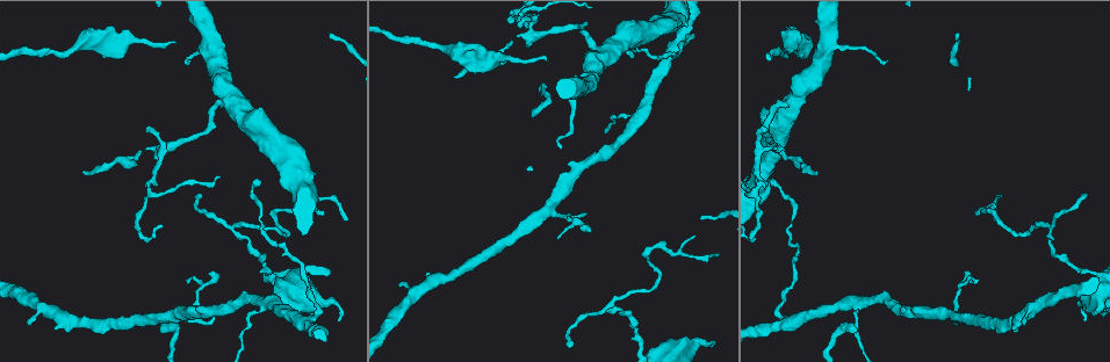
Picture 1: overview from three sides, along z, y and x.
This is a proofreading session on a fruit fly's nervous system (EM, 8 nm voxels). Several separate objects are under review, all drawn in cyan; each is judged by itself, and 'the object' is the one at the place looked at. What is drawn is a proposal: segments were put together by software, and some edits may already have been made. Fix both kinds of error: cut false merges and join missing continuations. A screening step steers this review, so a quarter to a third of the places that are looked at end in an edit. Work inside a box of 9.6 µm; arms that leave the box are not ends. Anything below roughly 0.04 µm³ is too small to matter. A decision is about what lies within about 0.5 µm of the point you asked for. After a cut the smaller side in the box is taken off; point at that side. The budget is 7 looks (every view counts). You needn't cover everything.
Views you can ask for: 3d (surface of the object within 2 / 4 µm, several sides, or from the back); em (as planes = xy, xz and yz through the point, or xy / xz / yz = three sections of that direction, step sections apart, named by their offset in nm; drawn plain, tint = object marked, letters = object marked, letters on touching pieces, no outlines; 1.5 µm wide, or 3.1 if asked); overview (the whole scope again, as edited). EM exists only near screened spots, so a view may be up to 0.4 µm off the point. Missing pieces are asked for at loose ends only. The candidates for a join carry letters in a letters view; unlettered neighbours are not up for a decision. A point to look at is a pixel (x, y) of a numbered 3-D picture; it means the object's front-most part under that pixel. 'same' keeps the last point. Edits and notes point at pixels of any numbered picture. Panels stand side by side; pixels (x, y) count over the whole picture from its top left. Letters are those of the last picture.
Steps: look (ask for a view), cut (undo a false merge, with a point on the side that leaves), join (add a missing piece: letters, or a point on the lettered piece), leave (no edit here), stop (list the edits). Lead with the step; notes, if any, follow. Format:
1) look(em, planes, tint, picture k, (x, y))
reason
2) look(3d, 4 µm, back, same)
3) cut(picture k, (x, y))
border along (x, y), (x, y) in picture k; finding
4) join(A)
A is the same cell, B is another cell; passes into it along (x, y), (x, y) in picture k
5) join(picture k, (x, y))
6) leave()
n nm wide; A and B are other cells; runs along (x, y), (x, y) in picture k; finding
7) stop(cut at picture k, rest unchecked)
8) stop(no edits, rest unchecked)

look(em, planes, letters, picture 1, (177, 43))
an open end

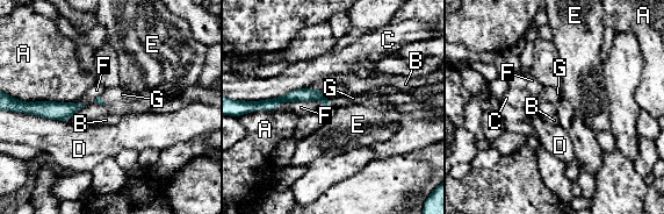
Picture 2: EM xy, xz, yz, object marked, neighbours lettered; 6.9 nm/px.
join(G)
G is the same cell, A, B, C, D, E and F are other cells; passes into it along (304, 94), (326, 101), (353, 98) in picture 2; it goes on there

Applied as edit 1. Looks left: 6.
look(overview)

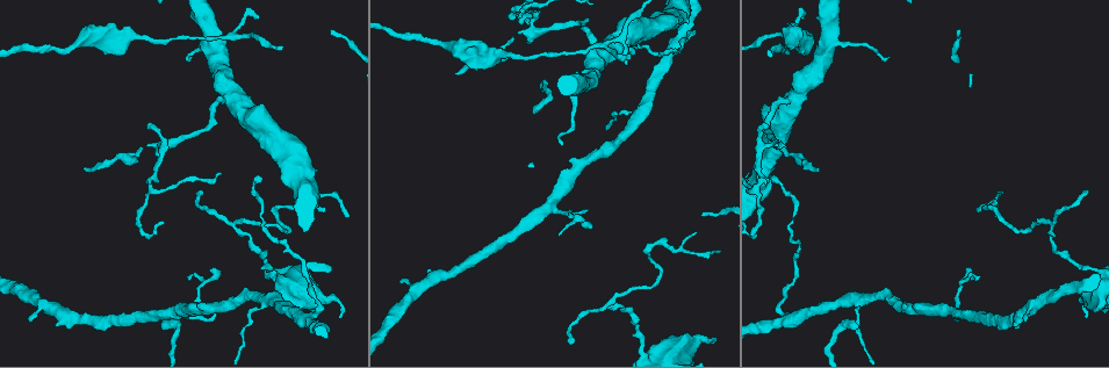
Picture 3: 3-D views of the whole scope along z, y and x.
look(3d, 2 µm, picture 3, (234, 98))
abrupt turn

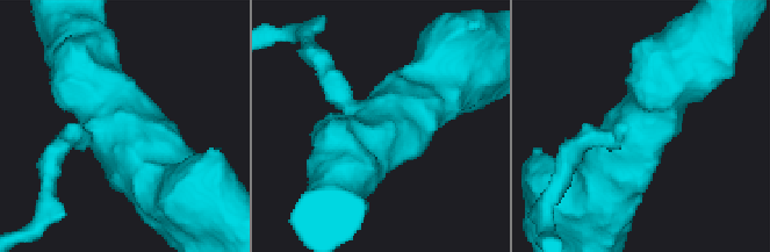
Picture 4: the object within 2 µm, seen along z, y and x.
look(em, xy, step 4, tint, picture 4, (114, 132))
3 arms; arms of 160, 480, 500 nm; need the tissue

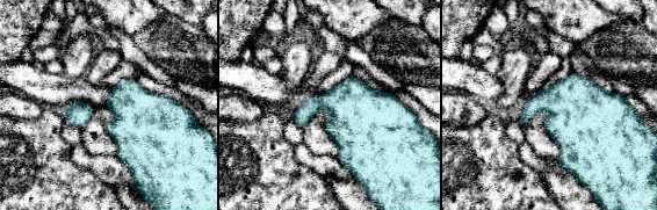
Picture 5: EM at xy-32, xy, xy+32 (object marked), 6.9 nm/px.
look(em, yz, step 8, letters, same)
cut it another way

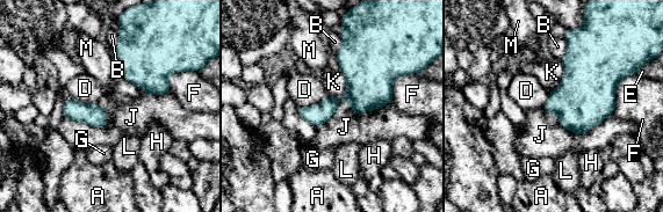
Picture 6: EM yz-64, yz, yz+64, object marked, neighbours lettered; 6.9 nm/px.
leave()
340 nm wide; J touches over 550 nm; A, B, D, E, F, G, H, J, K, L and M are other cells; one neuron here

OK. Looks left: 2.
stop(join at picture 2, rest unchecked)

